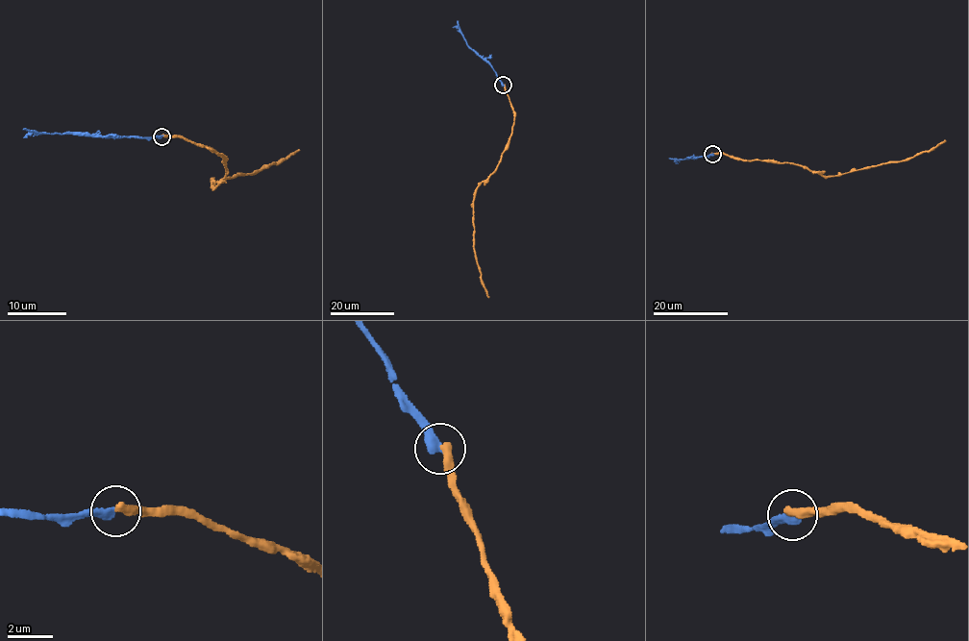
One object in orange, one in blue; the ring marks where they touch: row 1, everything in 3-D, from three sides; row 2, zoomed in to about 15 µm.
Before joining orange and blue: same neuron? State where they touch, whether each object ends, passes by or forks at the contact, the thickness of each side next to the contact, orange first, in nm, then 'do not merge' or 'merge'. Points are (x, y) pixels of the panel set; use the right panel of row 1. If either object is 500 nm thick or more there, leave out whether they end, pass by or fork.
(712, 154) | orange ends | blue ends | 360/440 nm | do not merge

